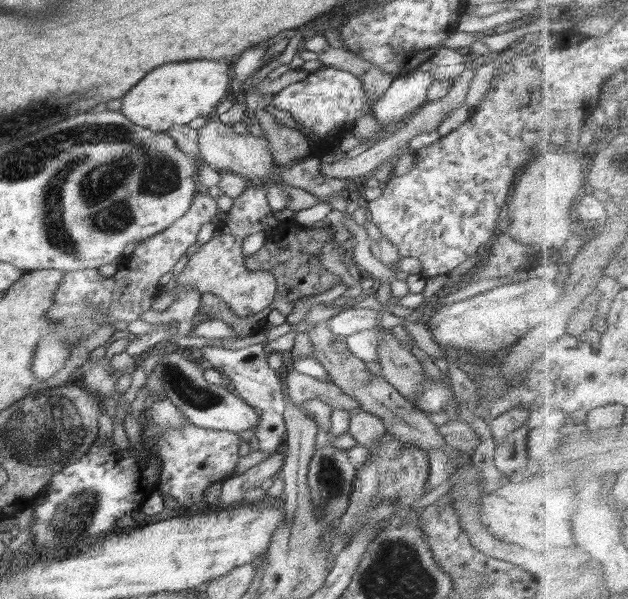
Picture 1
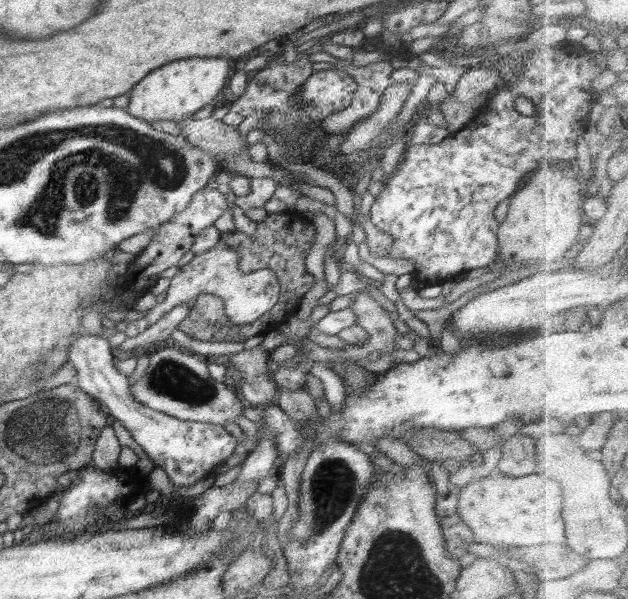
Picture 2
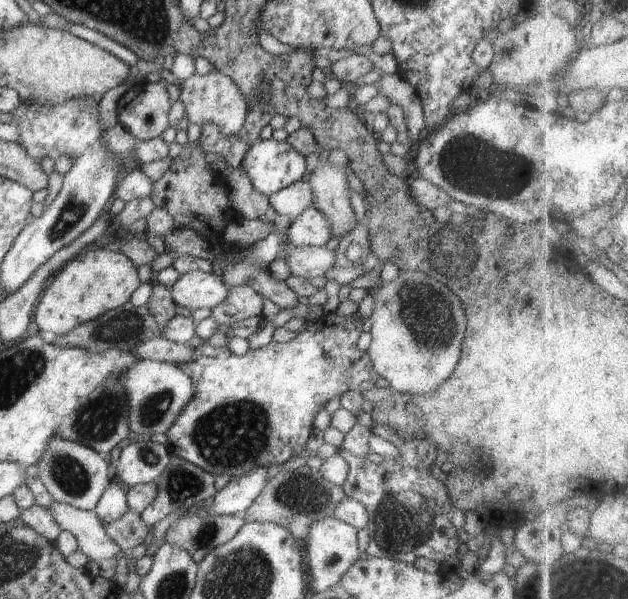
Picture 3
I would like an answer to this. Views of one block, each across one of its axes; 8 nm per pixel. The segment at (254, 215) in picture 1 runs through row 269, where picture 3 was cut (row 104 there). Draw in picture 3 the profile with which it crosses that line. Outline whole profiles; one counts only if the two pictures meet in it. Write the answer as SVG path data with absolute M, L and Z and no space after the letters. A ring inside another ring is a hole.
M216 69L205 75L194 74L182 80L179 89L179 100L184 105L190 123L215 125L218 132L228 137L235 135L244 126L250 110L250 100L231 78Z

